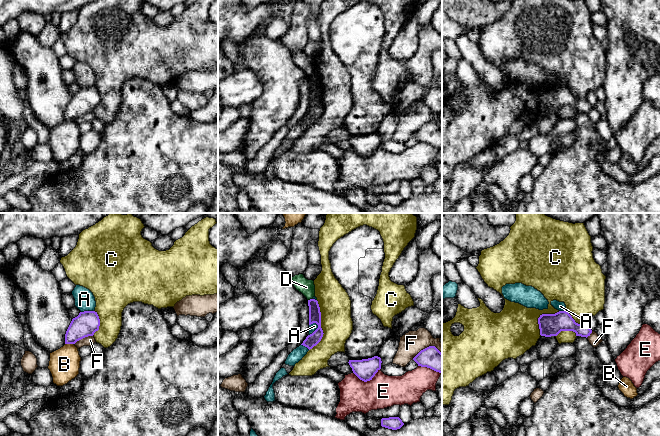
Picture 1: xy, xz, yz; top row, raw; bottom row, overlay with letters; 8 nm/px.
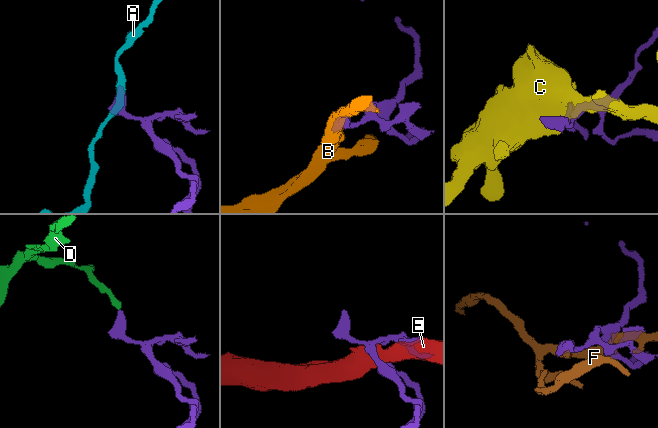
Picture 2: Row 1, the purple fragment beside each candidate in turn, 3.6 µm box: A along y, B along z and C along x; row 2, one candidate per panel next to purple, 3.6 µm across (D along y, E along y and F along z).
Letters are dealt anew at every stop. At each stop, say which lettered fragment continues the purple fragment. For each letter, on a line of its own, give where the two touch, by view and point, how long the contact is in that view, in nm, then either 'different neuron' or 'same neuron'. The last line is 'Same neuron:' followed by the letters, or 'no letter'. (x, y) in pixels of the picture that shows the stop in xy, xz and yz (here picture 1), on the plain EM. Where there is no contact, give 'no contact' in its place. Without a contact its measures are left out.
A: meets purple in xz at (316, 105); contact 130 nm long; different neuron
B: meets purple in xy at (69, 119); contact 70 nm long; different neuron
C: meets purple in xz at (320, 102); contact 420 nm long; different neuron
D: meets purple in xz at (310, 75); contact 40 nm long; different neuron
E: meets purple in xz at (367, 156); contact 220 nm long; different neuron
F: meets purple in xy at (83, 113); contact 170 nm long; different neuron
Same neuron: no letter

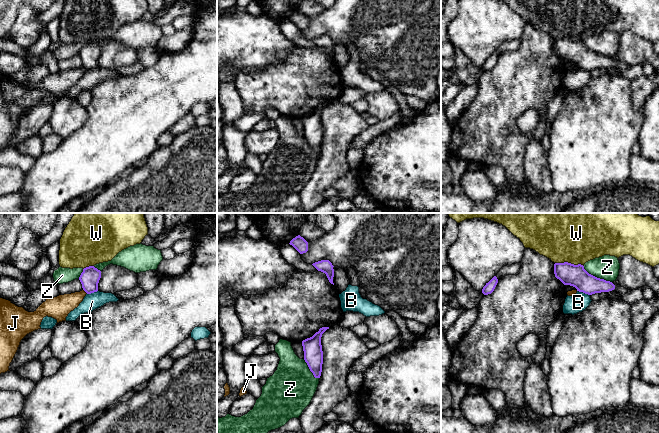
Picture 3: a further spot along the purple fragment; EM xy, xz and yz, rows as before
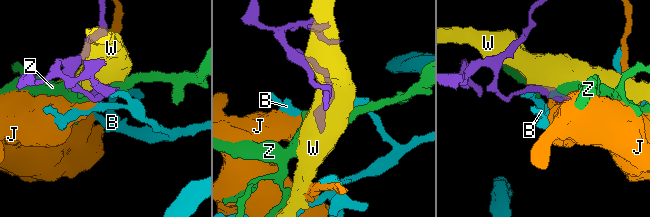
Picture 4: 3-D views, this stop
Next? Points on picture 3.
B: meets purple in yz at (583, 68); contact 110 nm long; different neuron
J: meets purple in xy at (85, 67); contact 50 nm long; different neuron
W: meets purple in yz at (569, 39); contact 240 nm long; different neuron
Z: meets purple in yz at (596, 53); contact 260 nm long; different neuron
Same neuron: no letter

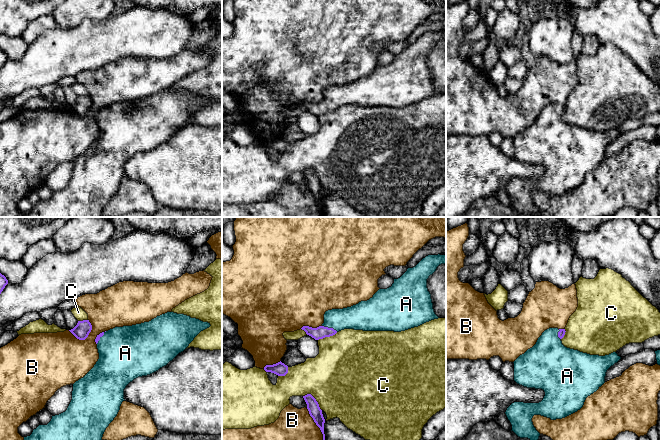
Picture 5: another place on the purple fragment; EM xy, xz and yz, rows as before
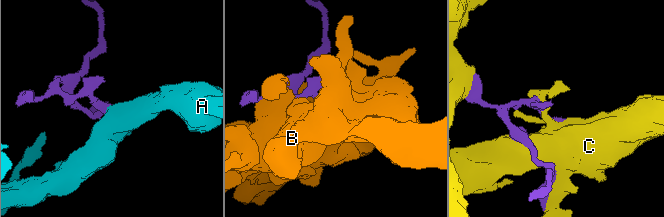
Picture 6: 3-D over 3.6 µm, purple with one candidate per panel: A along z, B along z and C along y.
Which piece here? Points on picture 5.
A: meets purple in xz at (330, 104); contact 140 nm long; same neuron
B: meets purple in xy at (83, 115); contact 200 nm long; different neuron
C: meets purple in xz at (315, 175); contact 200 nm long; different neuron
Same neuron: A

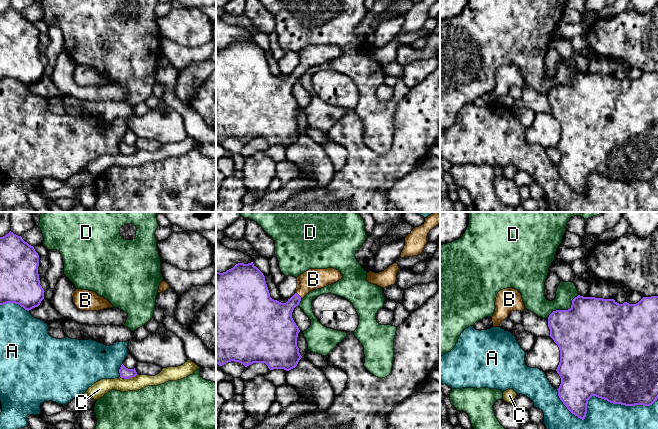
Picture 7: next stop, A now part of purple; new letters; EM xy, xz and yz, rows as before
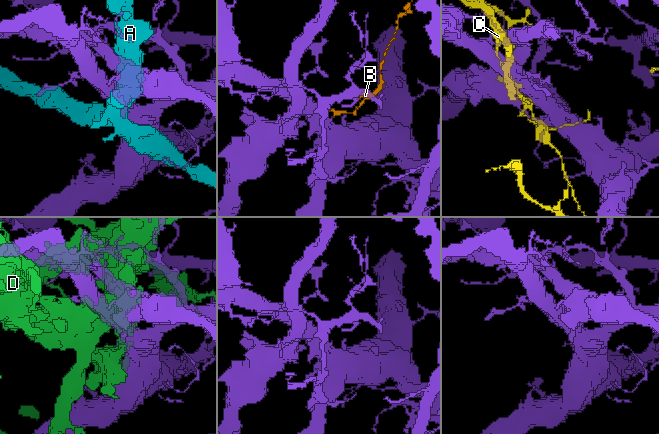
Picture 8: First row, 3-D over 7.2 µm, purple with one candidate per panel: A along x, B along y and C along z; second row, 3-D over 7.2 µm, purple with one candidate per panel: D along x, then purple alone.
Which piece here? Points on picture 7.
A: meets purple in yz at (596, 172); contact 800 nm long; different neuron
B: meets purple in xz at (298, 71); contact 80 nm long; same neuron
C: meets purple in xy at (128, 154); contact 150 nm long; different neuron
D: meets purple in yz at (564, 86); contact 320 nm long; different neuron
Same neuron: B

